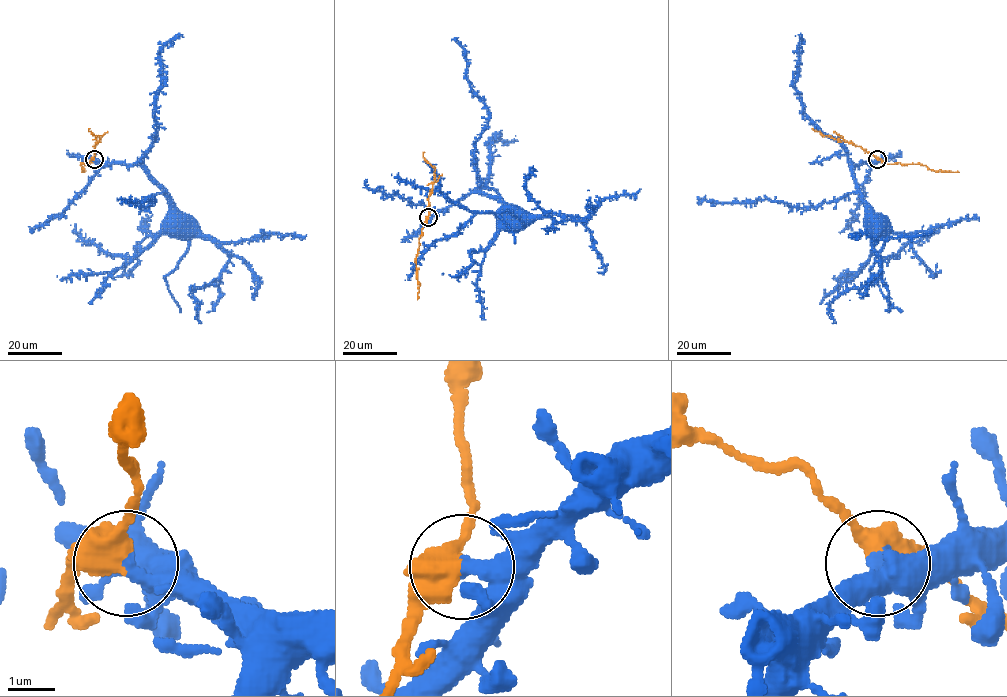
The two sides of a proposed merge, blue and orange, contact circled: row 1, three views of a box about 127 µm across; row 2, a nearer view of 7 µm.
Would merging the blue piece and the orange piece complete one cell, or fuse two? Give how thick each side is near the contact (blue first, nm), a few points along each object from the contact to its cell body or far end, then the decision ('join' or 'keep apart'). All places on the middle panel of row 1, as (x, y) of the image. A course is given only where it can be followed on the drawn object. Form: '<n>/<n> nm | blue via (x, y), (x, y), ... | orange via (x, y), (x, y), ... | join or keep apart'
400/480 nm | blue via (428, 217), (484, 192), (532, 215), (559, 215), (561, 222), (527, 189), (532, 170), (536, 177) | orange via (428, 217), (423, 226), (415, 260), (418, 299) | keep apart

